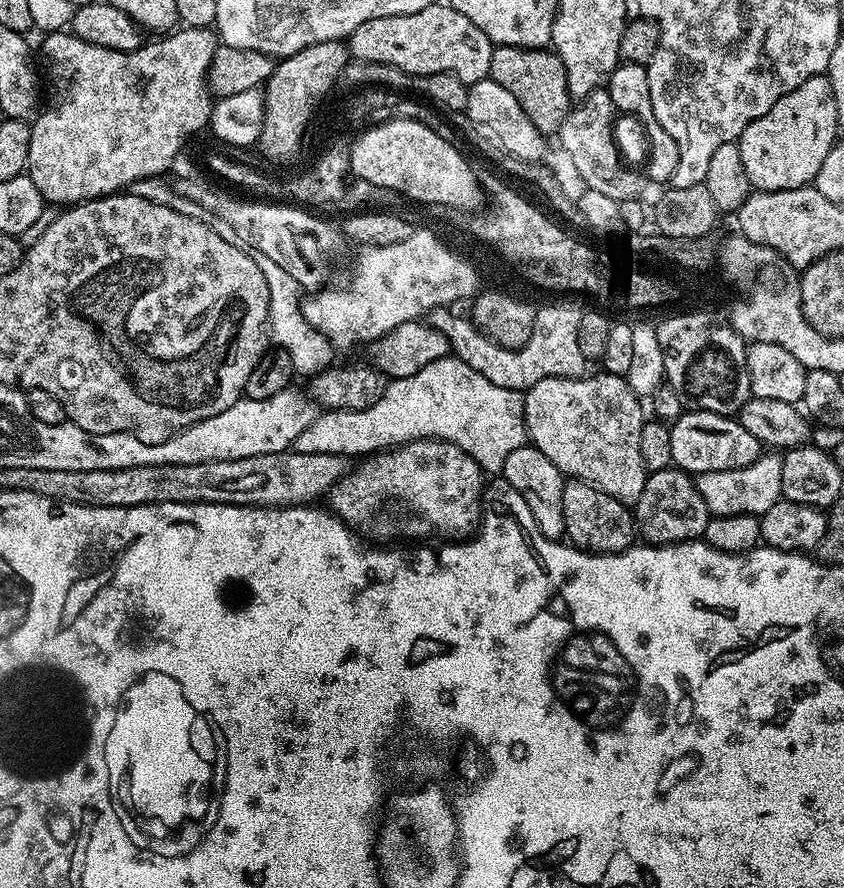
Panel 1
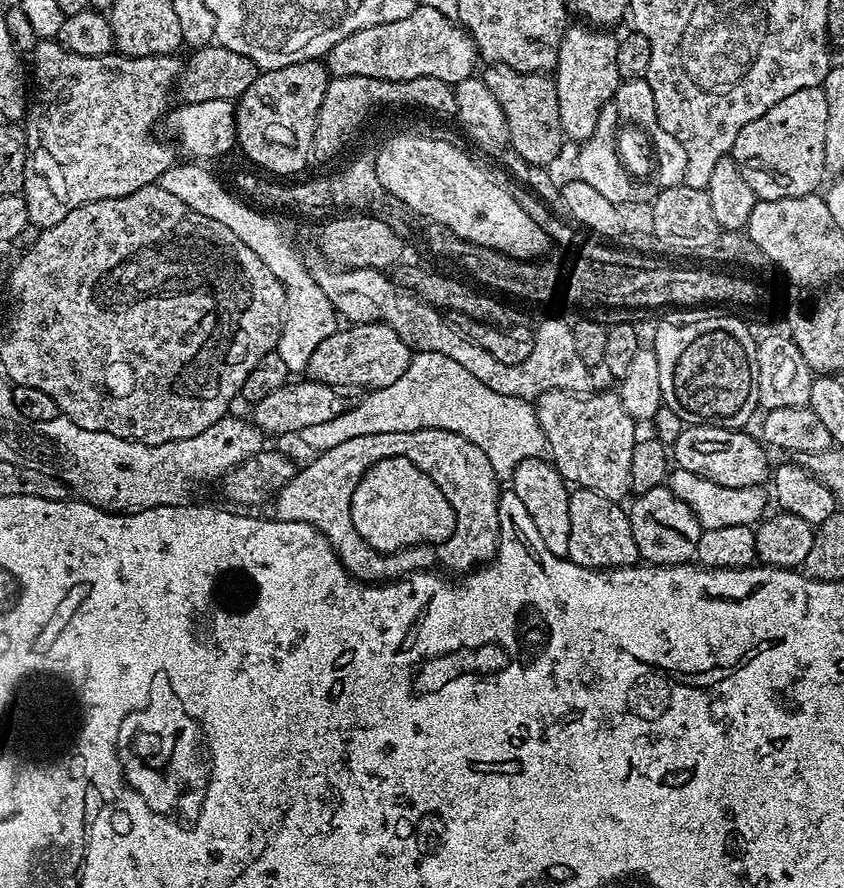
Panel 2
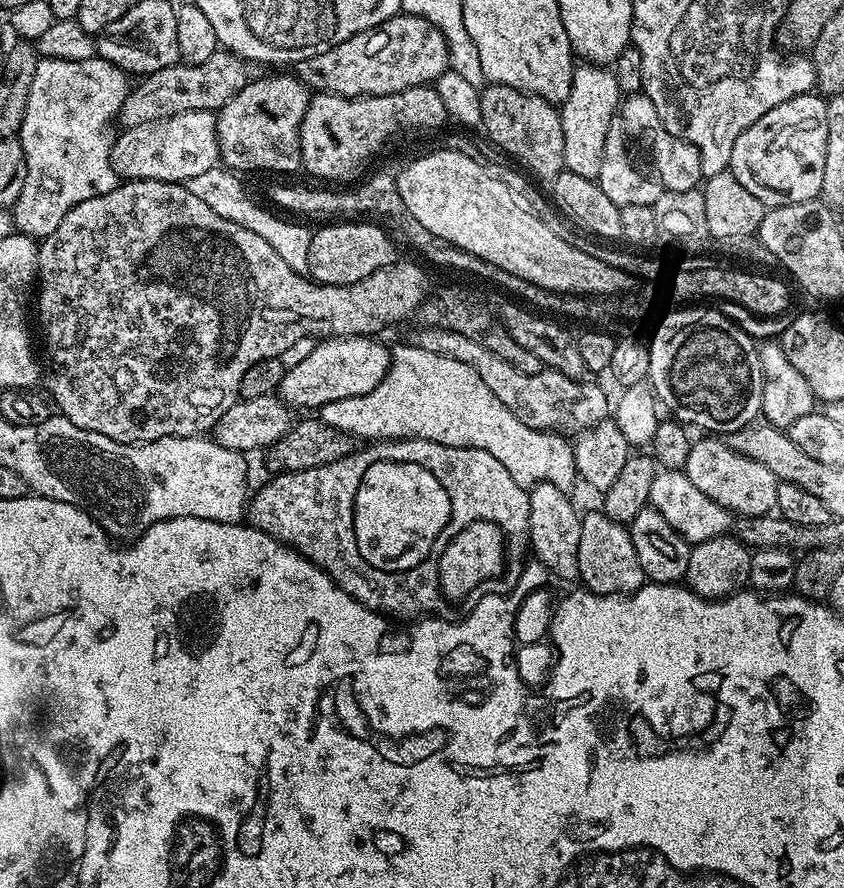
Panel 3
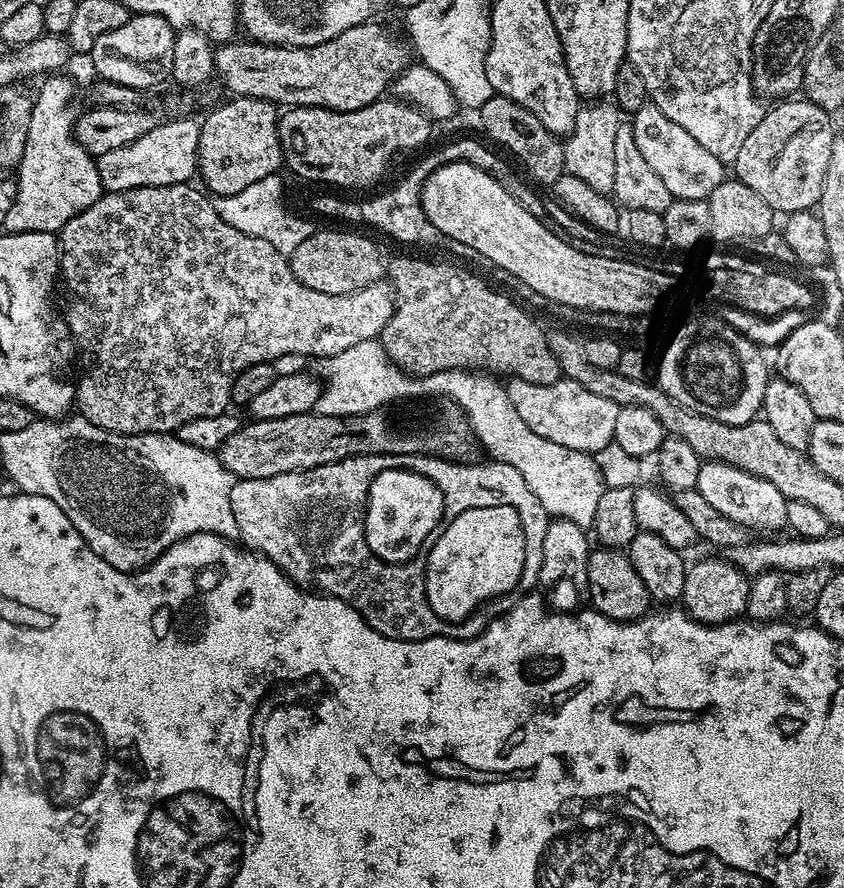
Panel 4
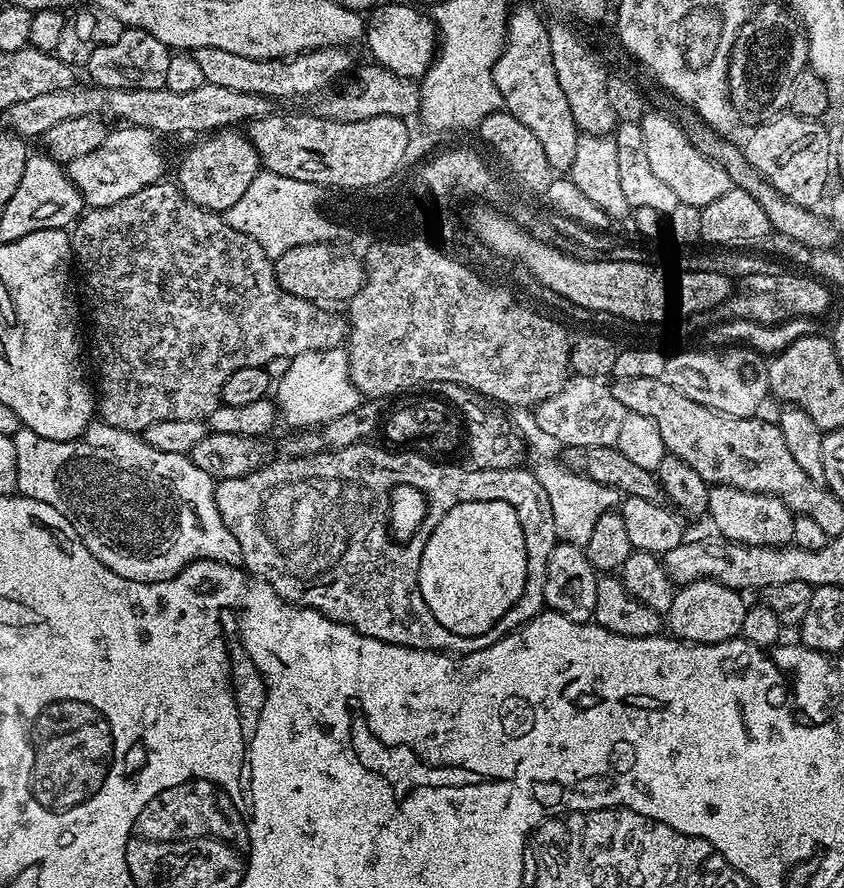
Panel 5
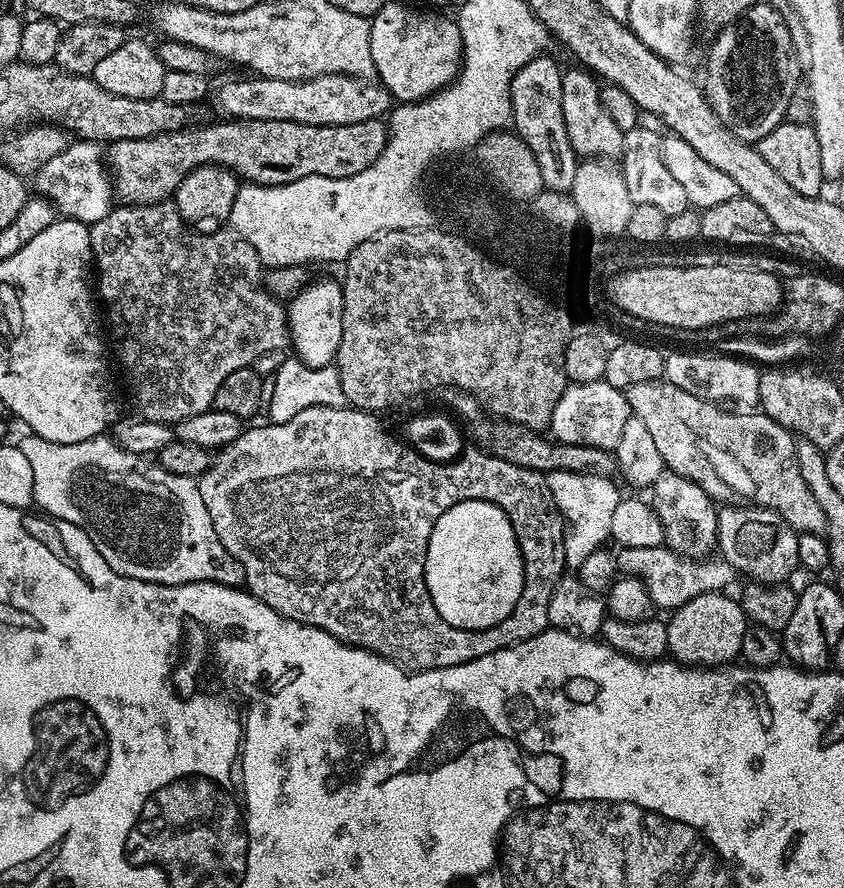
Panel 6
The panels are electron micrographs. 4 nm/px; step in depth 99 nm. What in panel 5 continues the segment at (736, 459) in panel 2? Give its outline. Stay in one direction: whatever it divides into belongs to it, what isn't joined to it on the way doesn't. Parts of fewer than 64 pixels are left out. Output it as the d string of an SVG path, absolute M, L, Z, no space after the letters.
M712 486L708 489L707 519L712 519L712 524L717 533L725 540L733 540L735 544L749 544L750 546L770 546L783 548L792 544L794 534L794 514L780 500L779 496L768 496L764 492L747 492L737 488Z

